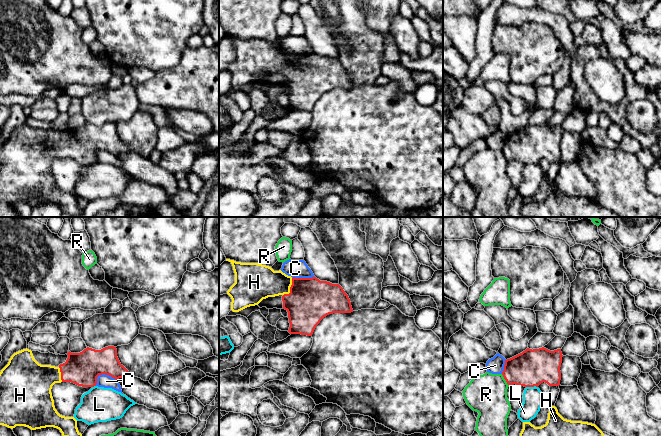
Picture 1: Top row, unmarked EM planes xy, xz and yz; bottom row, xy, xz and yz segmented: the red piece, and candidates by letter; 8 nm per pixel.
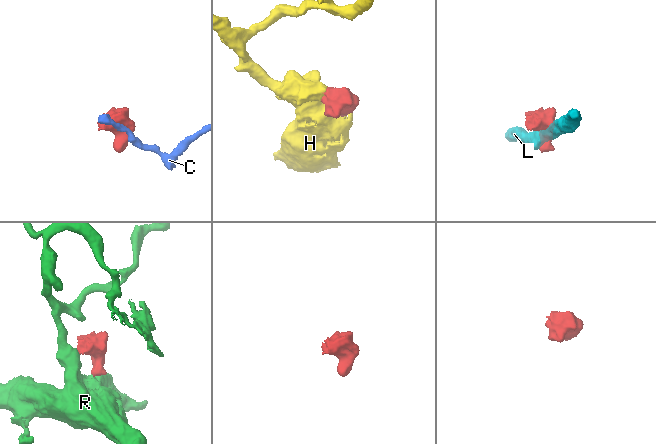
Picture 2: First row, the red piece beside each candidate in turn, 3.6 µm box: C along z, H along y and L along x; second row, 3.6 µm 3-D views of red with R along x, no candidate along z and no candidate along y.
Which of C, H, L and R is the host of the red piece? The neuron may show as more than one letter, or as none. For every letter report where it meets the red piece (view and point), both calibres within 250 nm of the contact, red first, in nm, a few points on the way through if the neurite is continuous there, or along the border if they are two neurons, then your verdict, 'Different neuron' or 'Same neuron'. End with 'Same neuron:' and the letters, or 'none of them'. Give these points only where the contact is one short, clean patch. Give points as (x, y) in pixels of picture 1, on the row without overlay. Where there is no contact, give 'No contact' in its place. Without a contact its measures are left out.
C: Touches red at xy (102, 149). Thickness 260 nm (red) against 110 nm. Different neuron
H: Touches red at xz (290, 64). Thickness 360 nm (red) against 280 nm. Path across: xz (310, 76), (304, 75), (290, 64), (279, 59), (260, 57). Same neuron
L: Touches red at yz (531, 162). Thickness 300 nm (red) against 160 nm. Boundary: yz (537, 162), (526, 163). Different neuron
R: Touches red at yz (505, 155). Thickness 300 nm (red) against 320 nm. Boundary: yz (501, 150), (508, 161). Different neuron
Same neuron: H

